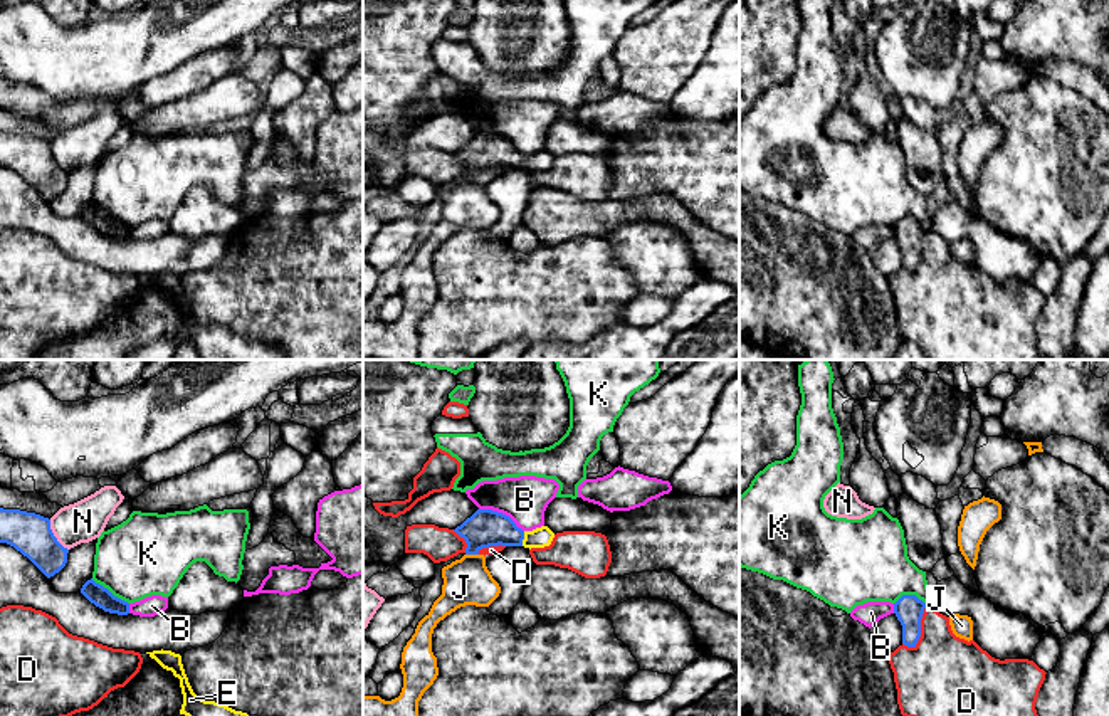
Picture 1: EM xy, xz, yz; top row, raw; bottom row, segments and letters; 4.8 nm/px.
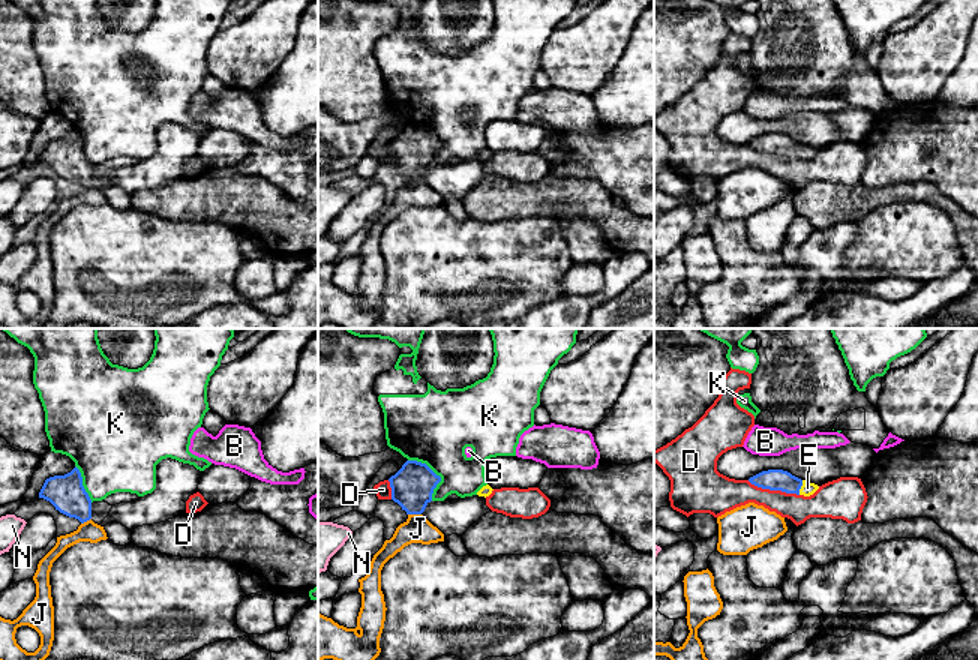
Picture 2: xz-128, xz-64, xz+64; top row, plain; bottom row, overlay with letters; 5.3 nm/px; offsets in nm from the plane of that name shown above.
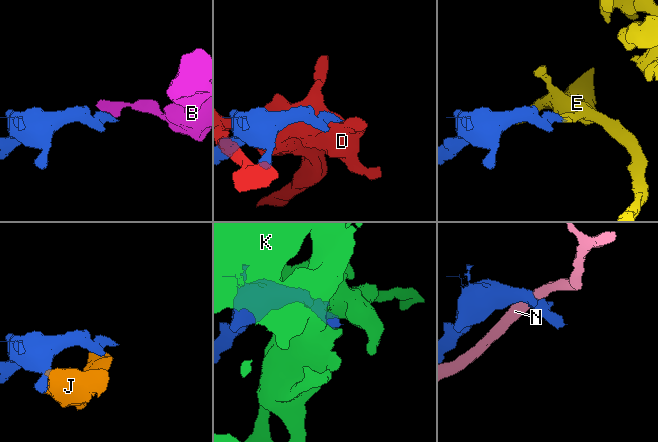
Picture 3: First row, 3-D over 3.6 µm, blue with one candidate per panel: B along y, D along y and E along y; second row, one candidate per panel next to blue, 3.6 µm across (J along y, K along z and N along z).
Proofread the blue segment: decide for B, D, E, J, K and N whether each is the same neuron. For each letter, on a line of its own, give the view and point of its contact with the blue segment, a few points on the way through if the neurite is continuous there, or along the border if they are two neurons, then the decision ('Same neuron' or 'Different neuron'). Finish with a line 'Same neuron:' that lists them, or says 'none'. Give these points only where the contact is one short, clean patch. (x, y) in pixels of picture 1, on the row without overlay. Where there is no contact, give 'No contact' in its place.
B: Touches blue at xz (501, 136). Boundary: xz (479, 131), (504, 136), (523, 155). Different neuron
D: Touches blue at yz (919, 252). Different neuron
E: Touches blue at xz (523, 162). Path across: xz (484, 152), (498, 152), (523, 162), (541, 160). Same neuron
J: Touches blue at xz (473, 177). Different neuron
K: Touches blue at xy (108, 214). Different neuron
N: Touches blue at xy (52, 158). Different neuron
Same neuron: E

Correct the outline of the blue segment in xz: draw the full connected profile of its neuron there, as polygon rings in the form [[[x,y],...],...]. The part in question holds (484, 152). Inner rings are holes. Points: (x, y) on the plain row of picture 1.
[[[477,133],[454,155],[465,163],[465,178],[479,178],[482,171],[499,168],[524,170],[529,173],[544,171],[554,161],[554,156],[548,150],[523,155],[509,140],[492,133]]]

